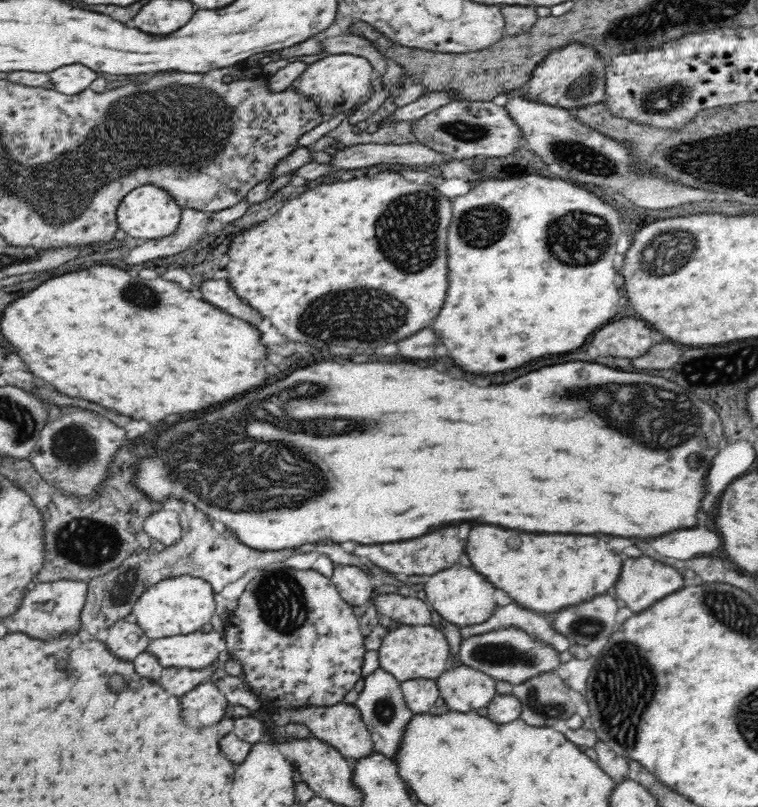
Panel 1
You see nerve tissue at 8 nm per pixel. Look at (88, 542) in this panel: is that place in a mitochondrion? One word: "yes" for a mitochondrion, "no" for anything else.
yes

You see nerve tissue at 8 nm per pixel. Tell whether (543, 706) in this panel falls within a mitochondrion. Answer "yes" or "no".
yes

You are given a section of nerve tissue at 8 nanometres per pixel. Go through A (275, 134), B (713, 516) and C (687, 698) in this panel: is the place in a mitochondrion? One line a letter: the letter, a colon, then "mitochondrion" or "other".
A: other
B: other
C: other

